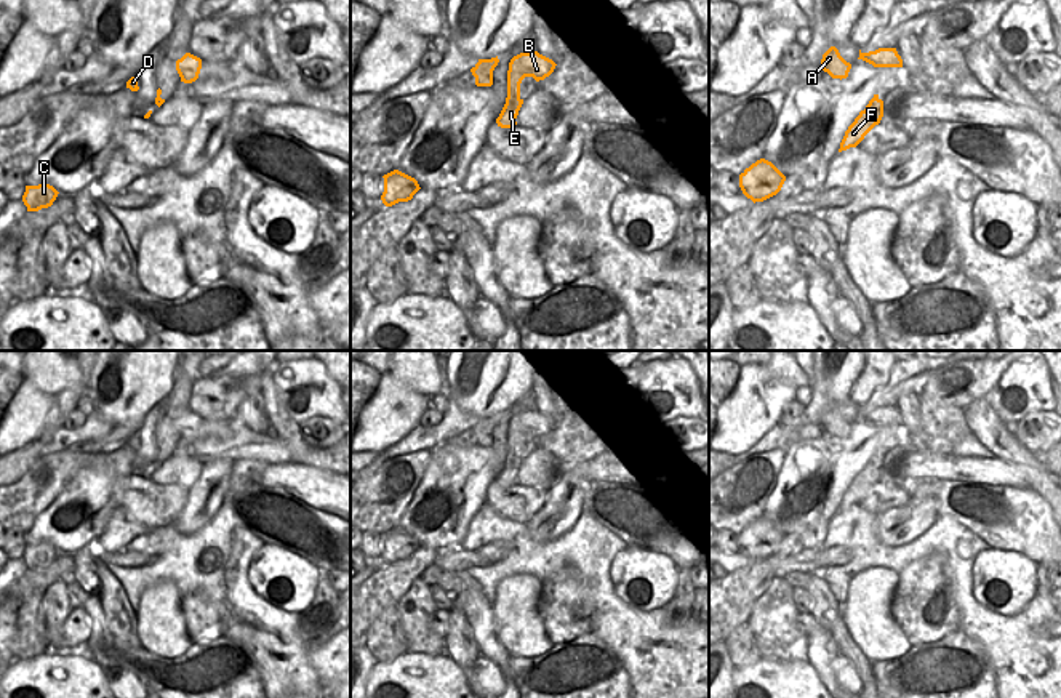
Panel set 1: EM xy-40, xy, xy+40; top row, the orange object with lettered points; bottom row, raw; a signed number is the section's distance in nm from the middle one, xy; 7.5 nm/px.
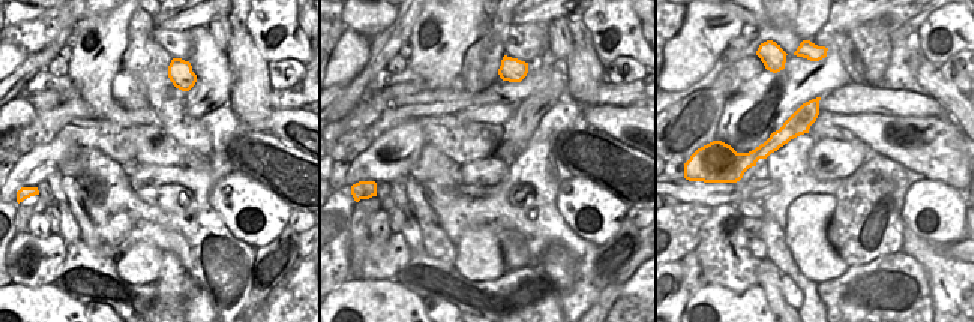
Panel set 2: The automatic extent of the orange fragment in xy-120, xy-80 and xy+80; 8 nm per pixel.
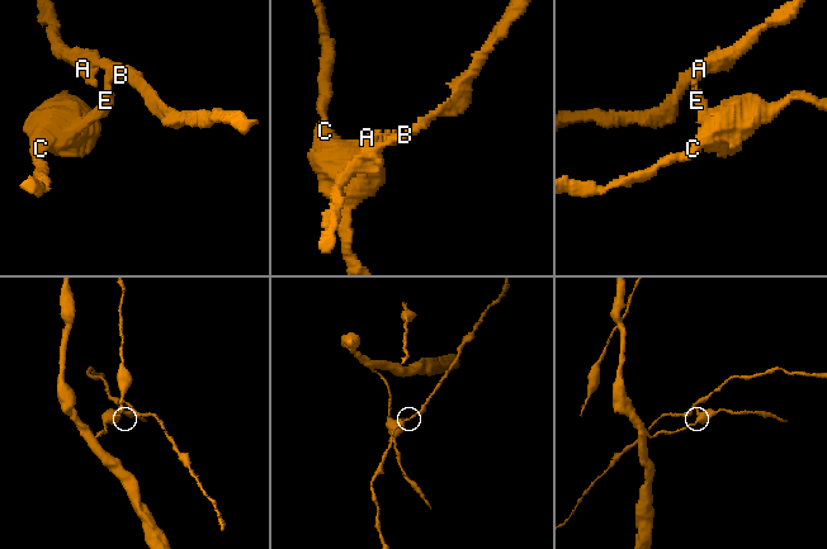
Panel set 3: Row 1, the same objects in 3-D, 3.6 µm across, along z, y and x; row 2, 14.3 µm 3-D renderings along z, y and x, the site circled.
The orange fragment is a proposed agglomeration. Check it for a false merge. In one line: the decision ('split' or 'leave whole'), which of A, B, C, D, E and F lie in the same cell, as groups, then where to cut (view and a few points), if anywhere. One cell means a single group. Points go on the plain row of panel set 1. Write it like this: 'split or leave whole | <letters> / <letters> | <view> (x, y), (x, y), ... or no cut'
split | A B D / C E F | xy (519, 457), (506, 461)

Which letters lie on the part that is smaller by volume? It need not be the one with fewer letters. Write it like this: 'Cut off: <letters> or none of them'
Cut off: A, B, D

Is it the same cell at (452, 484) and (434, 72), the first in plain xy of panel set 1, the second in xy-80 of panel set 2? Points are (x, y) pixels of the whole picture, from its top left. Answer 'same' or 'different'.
different

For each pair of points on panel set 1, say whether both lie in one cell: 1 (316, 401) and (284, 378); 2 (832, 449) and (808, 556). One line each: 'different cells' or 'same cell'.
1: same cell
2: different cells

